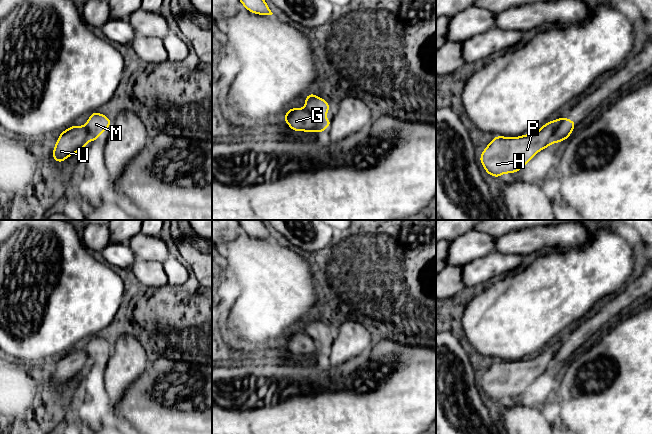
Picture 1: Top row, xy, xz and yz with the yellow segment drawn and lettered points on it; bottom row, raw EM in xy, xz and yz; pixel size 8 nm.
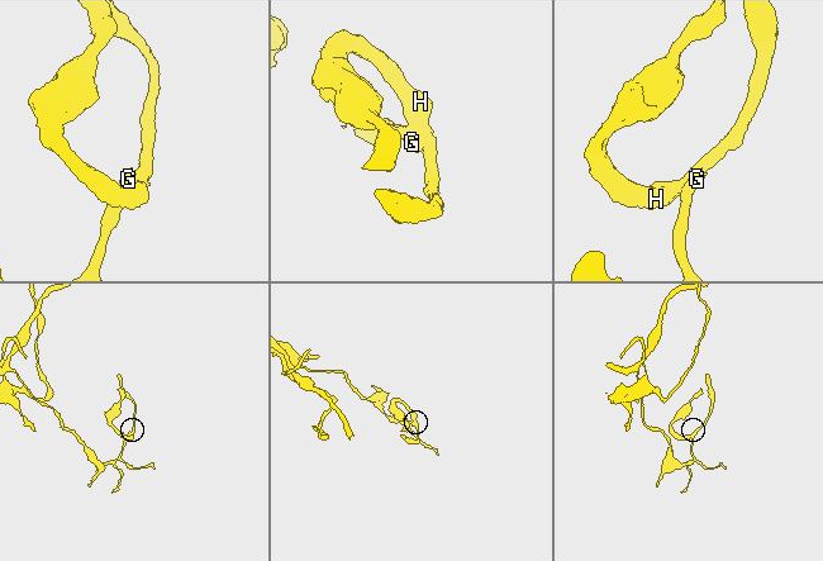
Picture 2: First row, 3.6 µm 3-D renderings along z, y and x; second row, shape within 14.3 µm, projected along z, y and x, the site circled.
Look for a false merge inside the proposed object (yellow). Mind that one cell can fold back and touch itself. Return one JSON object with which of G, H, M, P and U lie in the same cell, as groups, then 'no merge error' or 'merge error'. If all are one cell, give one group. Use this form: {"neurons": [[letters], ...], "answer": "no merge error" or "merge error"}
{"neurons": [["G", "H", "M", "P", "U"]], "answer": "no merge error"}

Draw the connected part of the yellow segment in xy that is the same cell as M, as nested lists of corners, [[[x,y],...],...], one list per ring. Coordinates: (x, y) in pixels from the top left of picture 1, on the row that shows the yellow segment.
[[[99,112],[90,114],[84,126],[72,125],[62,131],[52,151],[57,163],[65,161],[69,156],[81,151],[88,142],[98,140],[101,133],[112,126],[111,120]]]

